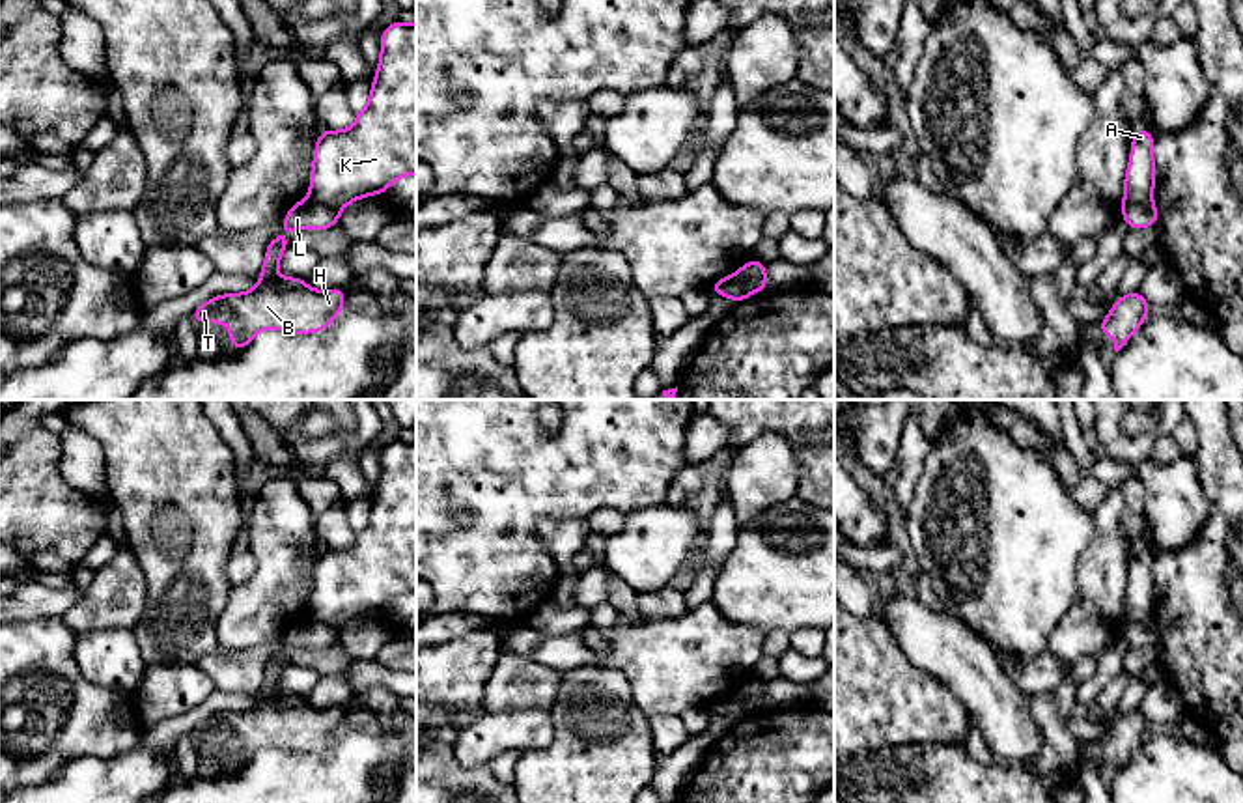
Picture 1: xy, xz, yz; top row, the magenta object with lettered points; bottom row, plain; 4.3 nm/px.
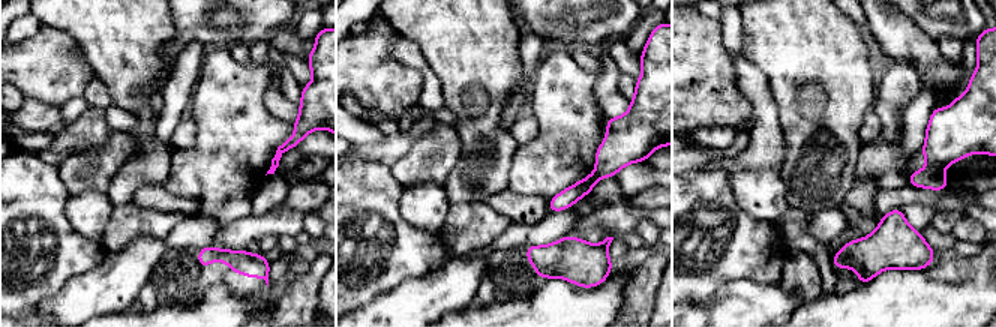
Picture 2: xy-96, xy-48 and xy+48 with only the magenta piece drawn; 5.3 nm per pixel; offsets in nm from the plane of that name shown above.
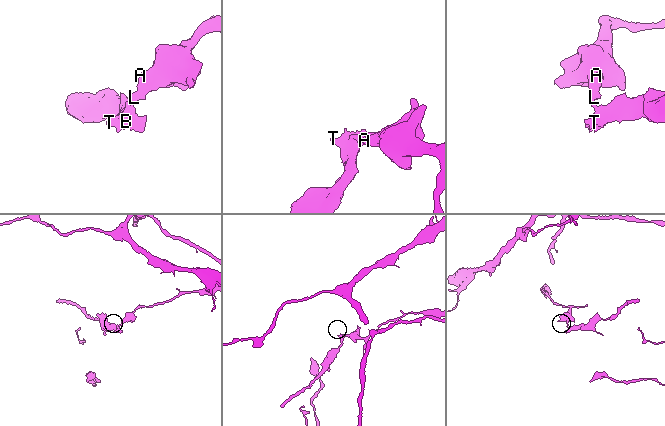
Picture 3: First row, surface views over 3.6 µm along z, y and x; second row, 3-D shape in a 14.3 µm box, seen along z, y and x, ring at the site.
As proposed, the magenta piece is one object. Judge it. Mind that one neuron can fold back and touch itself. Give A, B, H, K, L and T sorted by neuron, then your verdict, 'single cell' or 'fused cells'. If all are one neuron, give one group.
A K / B H L T | fused cells

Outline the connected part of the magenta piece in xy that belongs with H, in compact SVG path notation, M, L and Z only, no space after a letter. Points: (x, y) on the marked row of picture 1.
M286 233L276 235L265 248L259 284L246 293L224 293L200 304L194 323L228 323L235 353L244 349L263 329L297 334L323 332L343 312L343 288L315 291L306 280L276 275L282 252L291 247Z

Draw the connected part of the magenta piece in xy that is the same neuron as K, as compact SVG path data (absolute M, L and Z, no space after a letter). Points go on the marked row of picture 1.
M416 24L383 28L370 103L347 131L321 129L310 198L342 211L416 174Z

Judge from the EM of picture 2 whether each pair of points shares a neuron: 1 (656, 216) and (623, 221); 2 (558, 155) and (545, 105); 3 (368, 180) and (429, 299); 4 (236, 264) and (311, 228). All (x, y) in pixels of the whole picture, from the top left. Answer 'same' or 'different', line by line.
1: same
2: same
3: different
4: different

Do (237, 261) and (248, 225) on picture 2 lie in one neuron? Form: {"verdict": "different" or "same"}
{"verdict": "same"}

